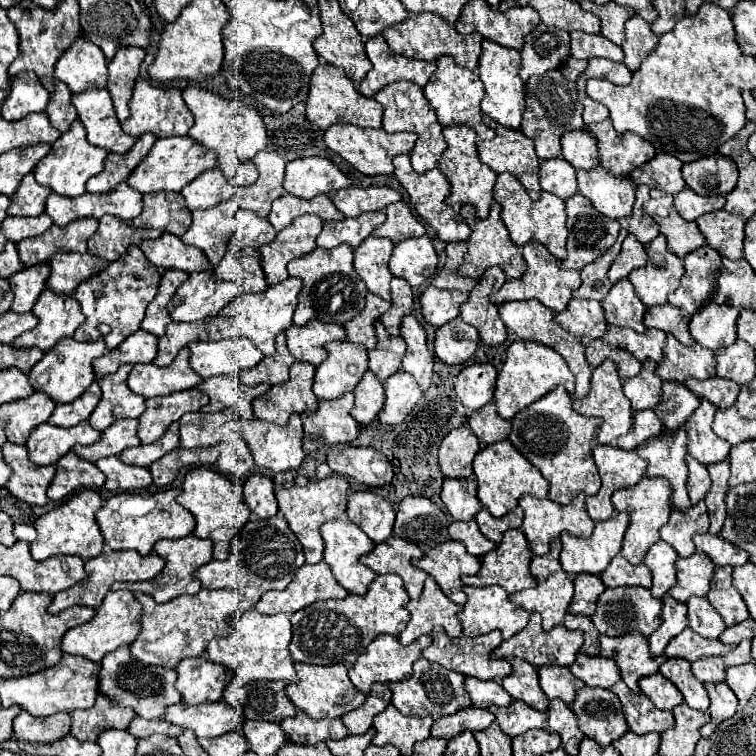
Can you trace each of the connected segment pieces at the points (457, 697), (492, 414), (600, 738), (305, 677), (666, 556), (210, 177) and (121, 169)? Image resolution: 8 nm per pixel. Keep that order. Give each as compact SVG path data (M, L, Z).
M420 658L414 664L414 674L410 680L394 682L388 688L392 692L392 704L404 716L432 716L434 720L438 720L442 716L454 714L454 712L470 706L470 696L464 690L464 676L442 668L440 664L428 662L424 658Z
M492 402L476 410L468 418L468 426L482 444L494 444L506 440L510 434L510 422L496 412L496 406Z
M584 686L582 690L578 690L576 700L572 702L572 712L574 712L576 718L578 718L580 730L582 730L588 738L592 738L594 742L598 742L600 746L608 746L608 744L612 744L616 738L620 738L622 734L628 732L628 724L626 724L624 712L622 712L622 704L620 704L618 696L612 694L610 690Z
M296 663L296 672L300 682L286 686L286 696L290 702L304 710L312 718L342 718L344 714L356 710L366 696L356 690L348 678L348 668L344 664L332 664L332 666L312 666L312 664Z
M664 540L650 546L650 550L644 558L644 564L652 572L650 592L654 598L662 598L676 584L676 570L674 570L676 560L678 560L676 550L670 544L666 544Z
M212 168L204 174L200 174L196 180L192 180L188 186L182 188L182 196L188 204L188 210L198 208L212 208L222 200L232 198L236 192L236 186L224 178L224 174L218 168Z
M144 134L136 140L128 154L108 154L104 170L86 182L88 192L106 194L112 192L118 184L126 182L128 174L132 174L132 170L136 170L136 166L148 156L148 150L152 150L154 142L156 138L152 134Z

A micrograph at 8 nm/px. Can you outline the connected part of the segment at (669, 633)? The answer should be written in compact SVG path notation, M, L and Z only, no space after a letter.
M668 594L662 598L662 602L664 602L664 606L662 606L662 624L648 638L652 656L662 656L664 648L668 646L668 642L688 626L686 604L672 600Z

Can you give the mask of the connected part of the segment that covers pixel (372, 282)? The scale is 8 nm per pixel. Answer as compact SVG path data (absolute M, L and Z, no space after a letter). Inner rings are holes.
M368 236L360 246L354 248L354 270L364 280L368 292L390 300L390 280L388 260L392 254L392 240Z

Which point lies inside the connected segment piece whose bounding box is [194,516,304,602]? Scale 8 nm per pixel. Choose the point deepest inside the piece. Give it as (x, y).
(265, 555)

